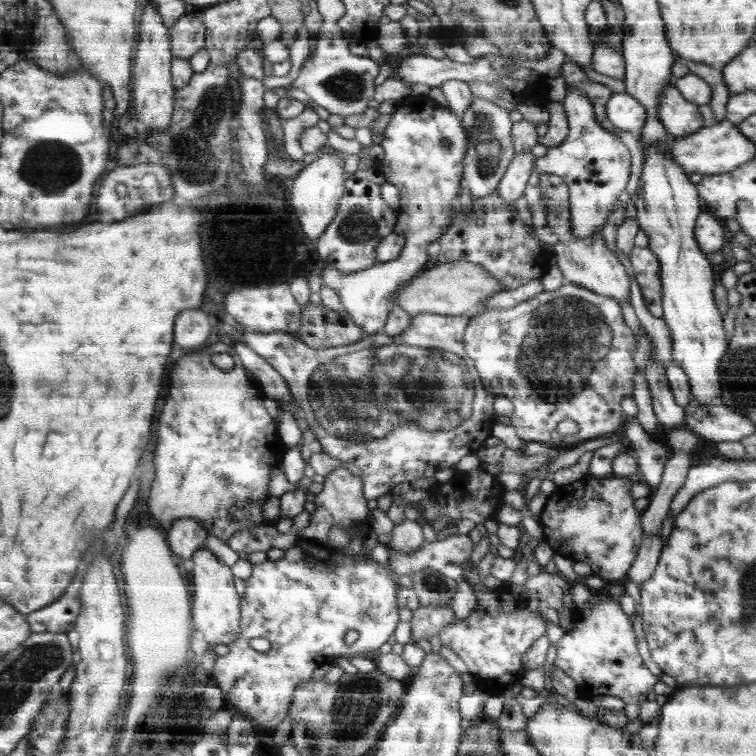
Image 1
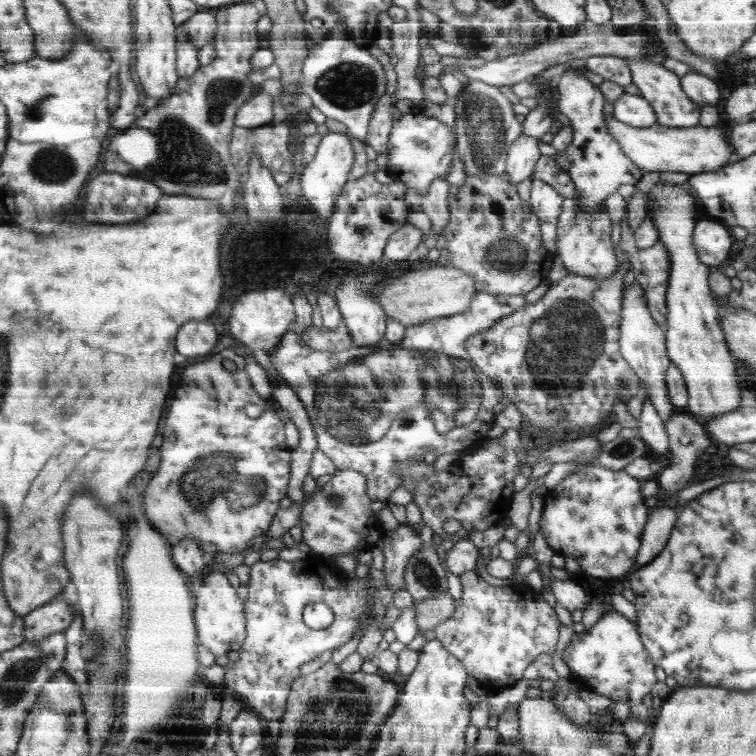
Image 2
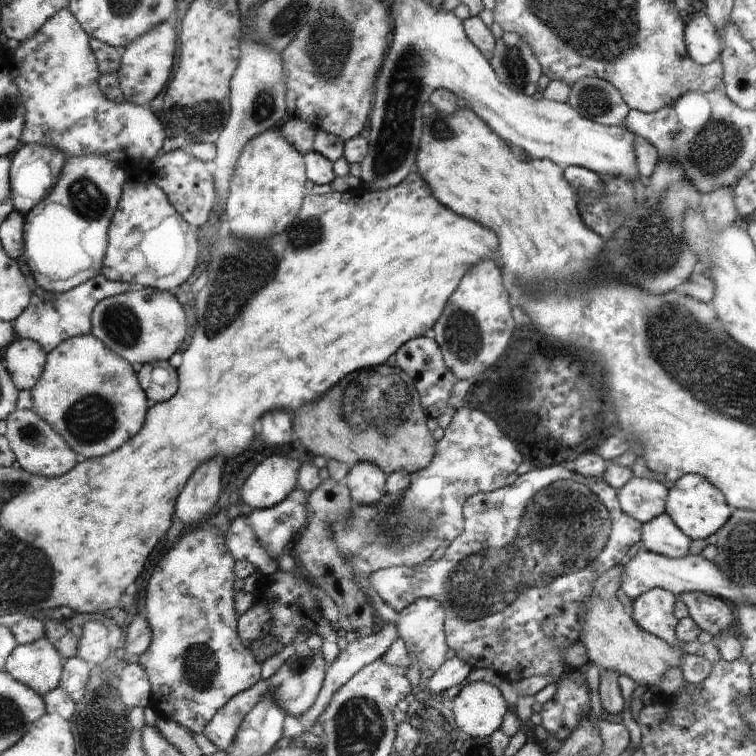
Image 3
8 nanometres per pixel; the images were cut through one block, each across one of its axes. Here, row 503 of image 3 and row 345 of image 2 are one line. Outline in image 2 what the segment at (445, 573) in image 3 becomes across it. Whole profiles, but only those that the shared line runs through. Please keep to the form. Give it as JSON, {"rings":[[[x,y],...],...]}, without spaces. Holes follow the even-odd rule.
{"rings":[[[626,259],[618,265],[613,278],[592,279],[570,273],[550,285],[545,295],[534,304],[524,305],[517,313],[501,321],[481,334],[468,340],[469,359],[490,376],[504,396],[519,407],[526,434],[536,432],[570,432],[574,428],[586,428],[608,418],[612,404],[618,400],[630,400],[641,394],[642,386],[637,373],[621,354],[621,314],[623,310],[624,276],[632,263]]]}

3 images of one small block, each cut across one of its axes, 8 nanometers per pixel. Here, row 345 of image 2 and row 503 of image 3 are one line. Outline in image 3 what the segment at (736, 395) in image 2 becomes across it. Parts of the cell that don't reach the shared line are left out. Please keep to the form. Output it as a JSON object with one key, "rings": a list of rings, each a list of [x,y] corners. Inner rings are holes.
{"rings":[[[688,474],[675,480],[674,486],[669,489],[668,500],[666,501],[665,513],[672,518],[678,528],[691,539],[702,538],[717,533],[725,526],[726,521],[733,516],[736,509],[726,502],[725,496],[718,487],[708,482],[706,478],[698,474]]]}

